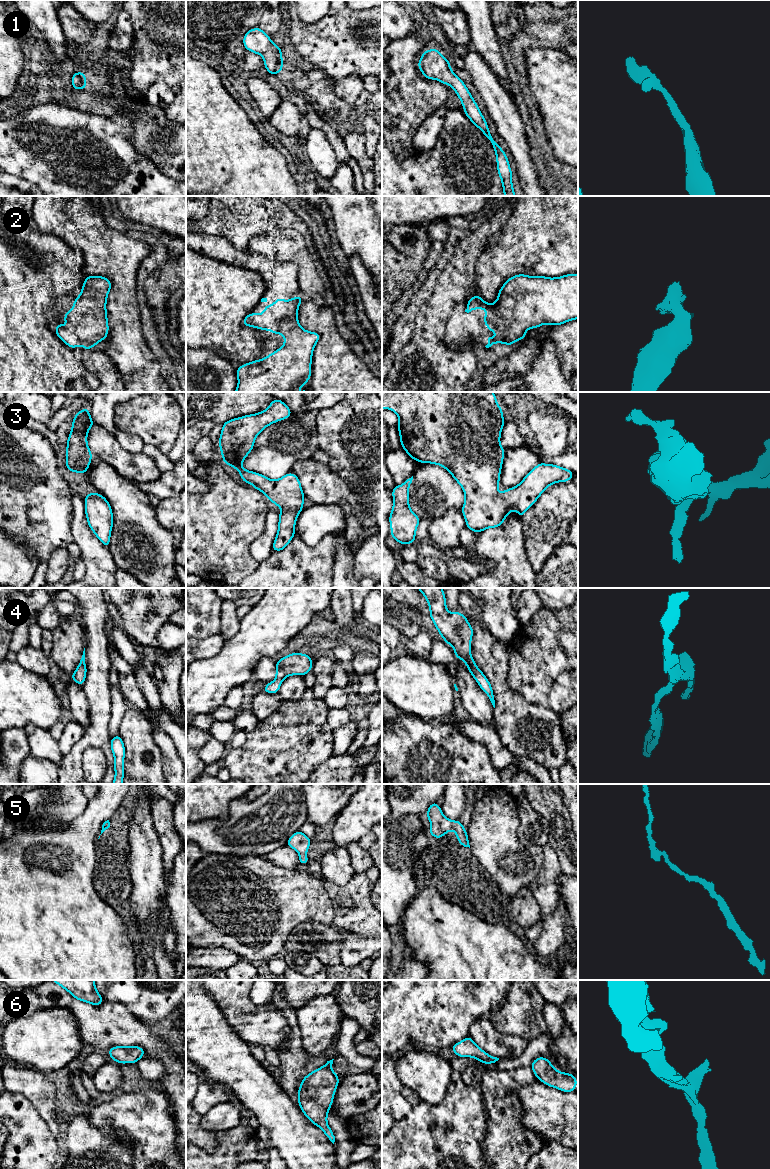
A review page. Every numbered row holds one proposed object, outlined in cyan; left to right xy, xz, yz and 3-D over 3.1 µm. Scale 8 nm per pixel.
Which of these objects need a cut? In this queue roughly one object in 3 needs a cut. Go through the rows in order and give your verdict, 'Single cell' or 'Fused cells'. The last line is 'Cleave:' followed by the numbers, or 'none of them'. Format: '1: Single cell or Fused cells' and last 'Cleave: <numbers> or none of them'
1: Single cell
2: Single cell
3: Single cell
4: Single cell
5: Single cell
6: Single cell
Cleave: none of them

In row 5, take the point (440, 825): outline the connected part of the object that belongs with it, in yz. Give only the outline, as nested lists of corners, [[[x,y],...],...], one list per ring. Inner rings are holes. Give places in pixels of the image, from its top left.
[[[437,801],[431,803],[427,810],[426,816],[431,824],[429,832],[431,836],[439,839],[453,829],[460,845],[470,848],[466,829],[463,827],[460,820],[451,821],[446,818],[441,811],[441,807],[437,805]]]

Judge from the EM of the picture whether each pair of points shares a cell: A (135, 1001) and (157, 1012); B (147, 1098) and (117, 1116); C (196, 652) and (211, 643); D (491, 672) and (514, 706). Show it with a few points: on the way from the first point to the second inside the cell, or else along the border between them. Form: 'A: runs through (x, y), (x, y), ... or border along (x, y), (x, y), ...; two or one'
A: runs through (140, 1001), (148, 1009), (152, 1009); one
B: runs through (140, 1105), (133, 1112), (124, 1112); one
C: runs through (200, 648), (207, 647); one
D: runs through (499, 680), (501, 690), (506, 698); one

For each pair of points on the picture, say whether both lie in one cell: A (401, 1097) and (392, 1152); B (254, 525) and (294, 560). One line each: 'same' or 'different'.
A: different
B: different

